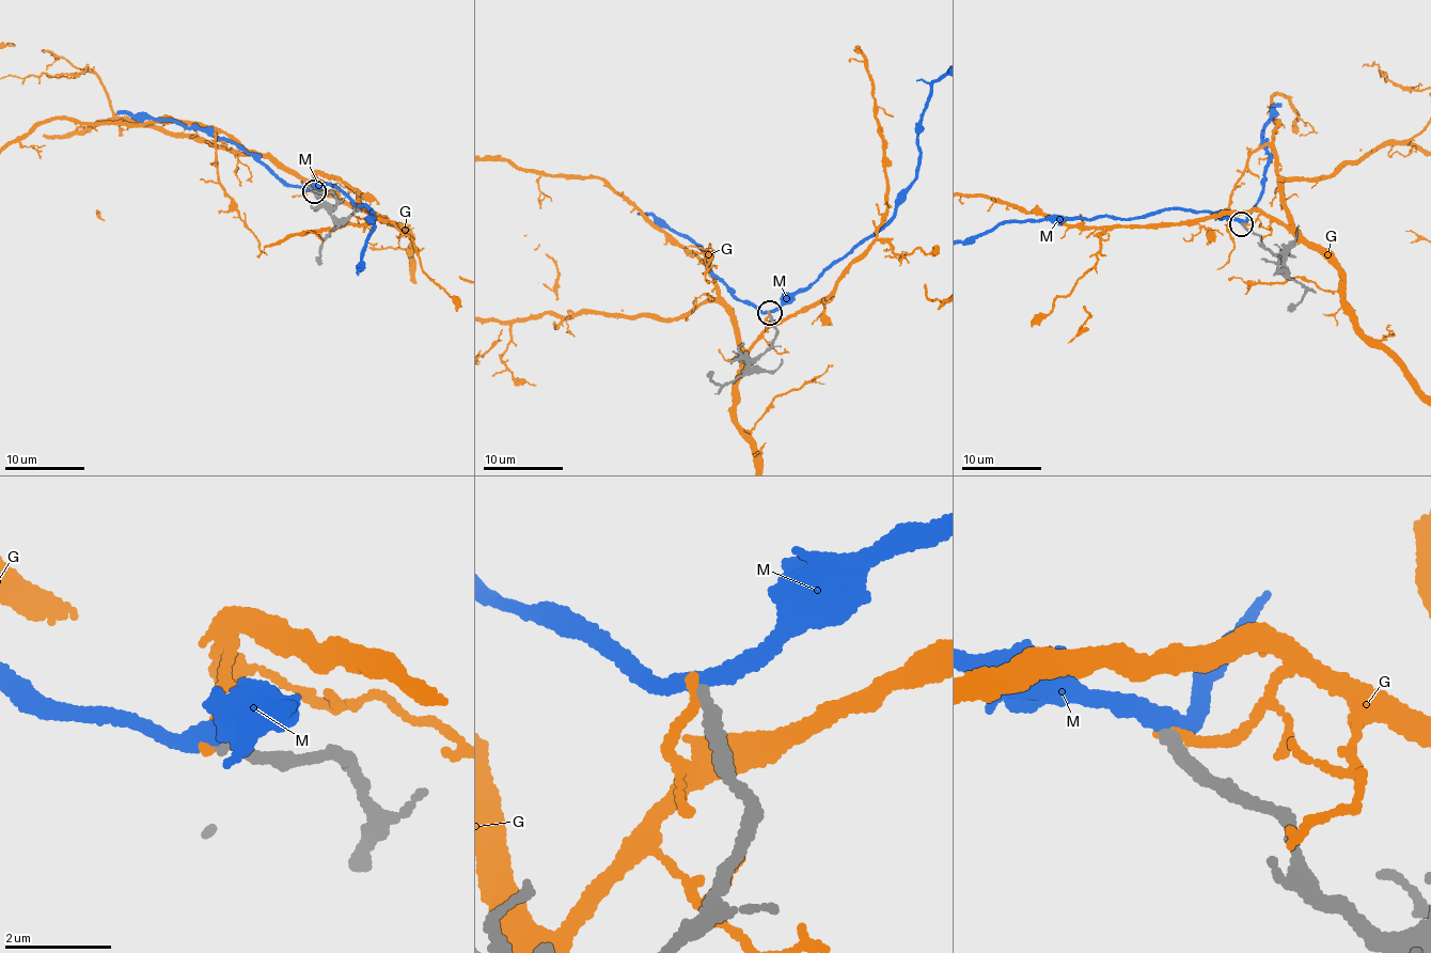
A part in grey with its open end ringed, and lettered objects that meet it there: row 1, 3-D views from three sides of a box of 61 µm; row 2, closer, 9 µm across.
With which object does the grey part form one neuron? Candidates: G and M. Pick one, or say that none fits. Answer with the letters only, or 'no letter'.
no letter

